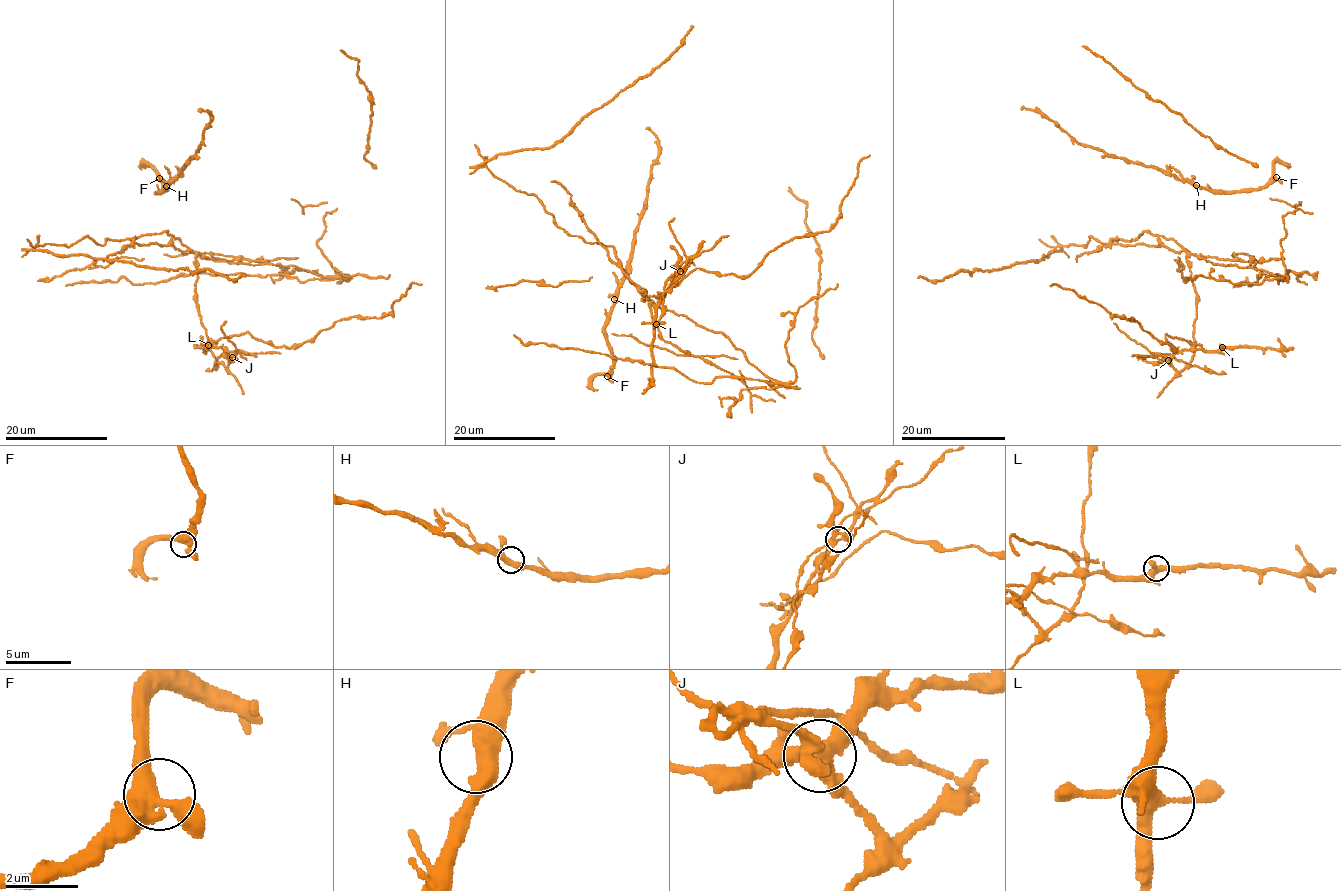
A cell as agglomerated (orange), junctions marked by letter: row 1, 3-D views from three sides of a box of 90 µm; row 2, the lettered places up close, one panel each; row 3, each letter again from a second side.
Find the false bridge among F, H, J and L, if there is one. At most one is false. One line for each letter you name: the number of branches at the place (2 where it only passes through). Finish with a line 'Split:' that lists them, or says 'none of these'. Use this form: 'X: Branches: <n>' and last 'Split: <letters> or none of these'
J: Branches: 5
Split: J

